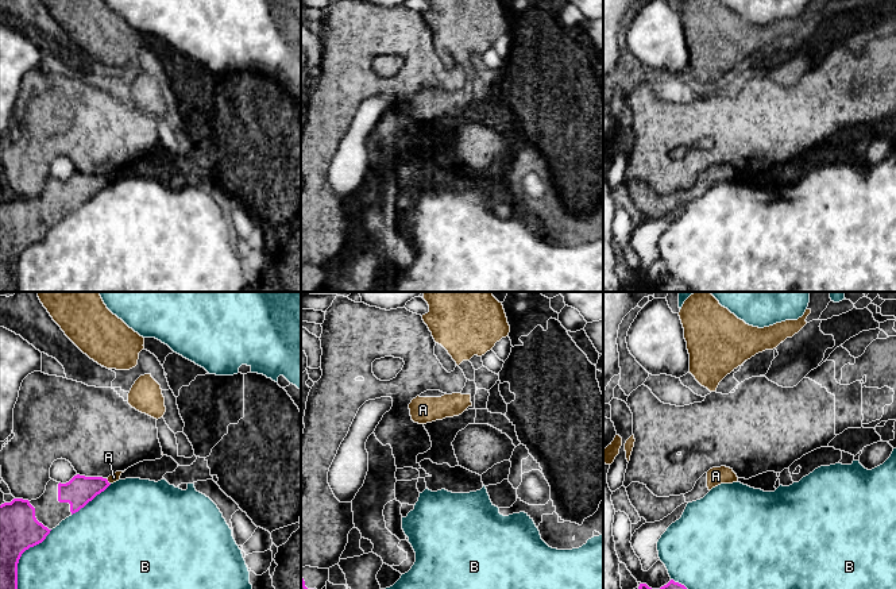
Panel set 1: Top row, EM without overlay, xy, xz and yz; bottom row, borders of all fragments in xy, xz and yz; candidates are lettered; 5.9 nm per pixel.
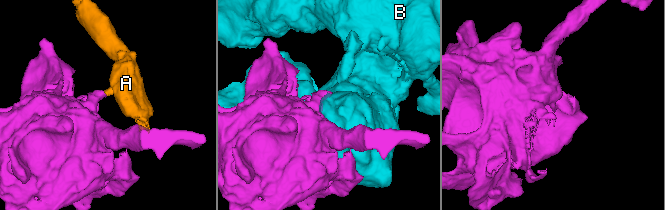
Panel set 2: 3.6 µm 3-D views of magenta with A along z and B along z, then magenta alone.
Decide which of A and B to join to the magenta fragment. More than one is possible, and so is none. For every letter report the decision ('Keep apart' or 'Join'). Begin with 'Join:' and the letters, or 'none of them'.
Join: none of them
A: Keep apart
B: Keep apart

